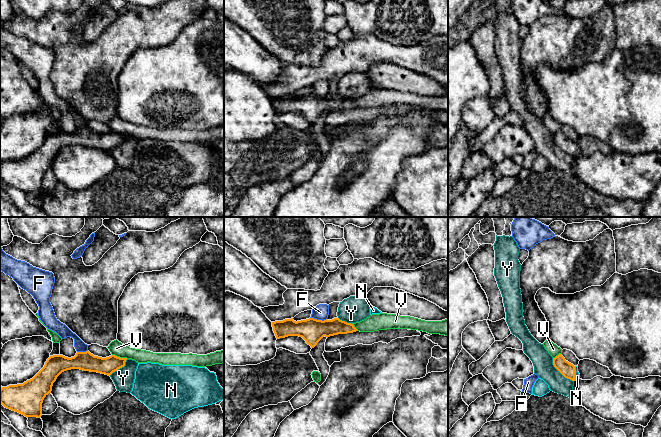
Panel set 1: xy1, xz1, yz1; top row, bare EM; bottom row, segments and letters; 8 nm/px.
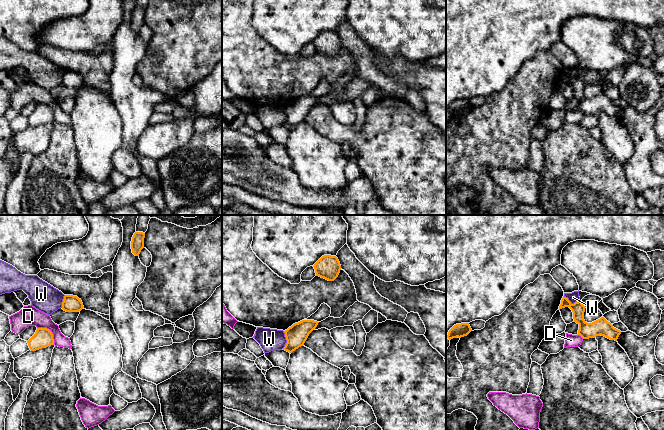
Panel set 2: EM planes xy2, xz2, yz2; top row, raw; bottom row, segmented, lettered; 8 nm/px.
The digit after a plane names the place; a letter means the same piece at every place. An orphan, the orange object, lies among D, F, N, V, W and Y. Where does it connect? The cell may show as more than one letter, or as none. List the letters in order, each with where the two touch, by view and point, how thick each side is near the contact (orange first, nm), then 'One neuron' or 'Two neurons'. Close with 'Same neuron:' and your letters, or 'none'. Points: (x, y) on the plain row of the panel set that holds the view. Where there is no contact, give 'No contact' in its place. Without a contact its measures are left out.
D: Touches orange at xy2 (50, 107). Thickness 160 nm (orange) against 160 nm. Two neurons
F: Touches orange at xz1 (318, 96). Thickness 190 nm (orange) against 120 nm. Two neurons
N: Touches orange at yz1 (574, 149). Thickness 120 nm (orange) against 50 nm. One neuron
V: Touches orange at xy1 (119, 133). Thickness 140 nm (orange) against 120 nm. Two neurons
W: Touches orange at yz2 (570, 78). Thickness 110 nm (orange) against 90 nm. Two neurons
Y: Touches orange at yz1 (560, 148). Thickness 120 nm (orange) against 160 nm. Two neurons
Same neuron: N

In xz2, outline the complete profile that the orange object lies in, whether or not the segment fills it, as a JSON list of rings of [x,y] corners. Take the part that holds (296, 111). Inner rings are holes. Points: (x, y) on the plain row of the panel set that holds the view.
[[[302,96],[285,106],[287,119],[283,126],[292,129],[303,122],[309,110],[317,103],[318,99],[314,96]]]

